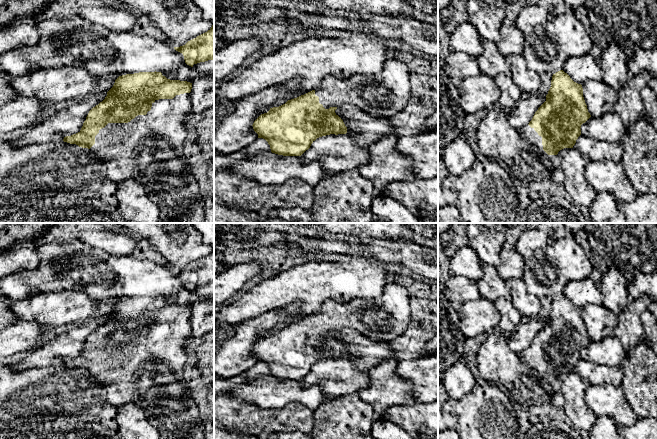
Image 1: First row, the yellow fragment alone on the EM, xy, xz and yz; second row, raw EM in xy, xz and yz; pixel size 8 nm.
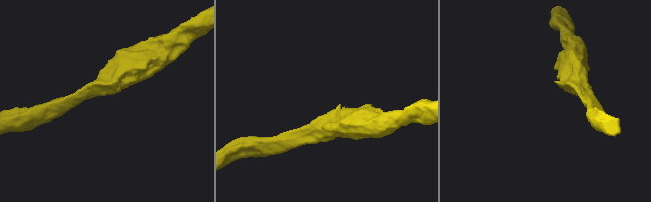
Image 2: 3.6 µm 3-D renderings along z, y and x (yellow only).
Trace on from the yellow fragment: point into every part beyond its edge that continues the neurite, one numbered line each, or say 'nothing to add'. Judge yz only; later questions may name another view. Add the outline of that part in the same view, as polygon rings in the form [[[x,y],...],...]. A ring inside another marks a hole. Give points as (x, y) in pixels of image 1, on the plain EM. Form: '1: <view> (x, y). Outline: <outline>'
1: yz (527, 357). Outline: [[[529,349],[524,350],[520,355],[520,360],[529,366],[534,372],[539,381],[541,381],[546,386],[549,386],[555,394],[560,393],[560,382],[558,379],[548,379],[543,374],[542,361],[531,352]]]

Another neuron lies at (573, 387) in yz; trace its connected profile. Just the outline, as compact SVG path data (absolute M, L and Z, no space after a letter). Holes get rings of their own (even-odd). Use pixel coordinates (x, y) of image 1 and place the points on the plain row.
M564 372L557 378L560 382L560 394L564 397L564 410L576 429L590 431L597 415L587 405L585 393L590 383L588 379L574 373Z

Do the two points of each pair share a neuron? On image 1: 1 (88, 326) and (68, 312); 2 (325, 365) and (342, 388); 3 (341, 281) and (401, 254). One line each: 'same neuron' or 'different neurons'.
1: different neurons
2: same neuron
3: different neurons

